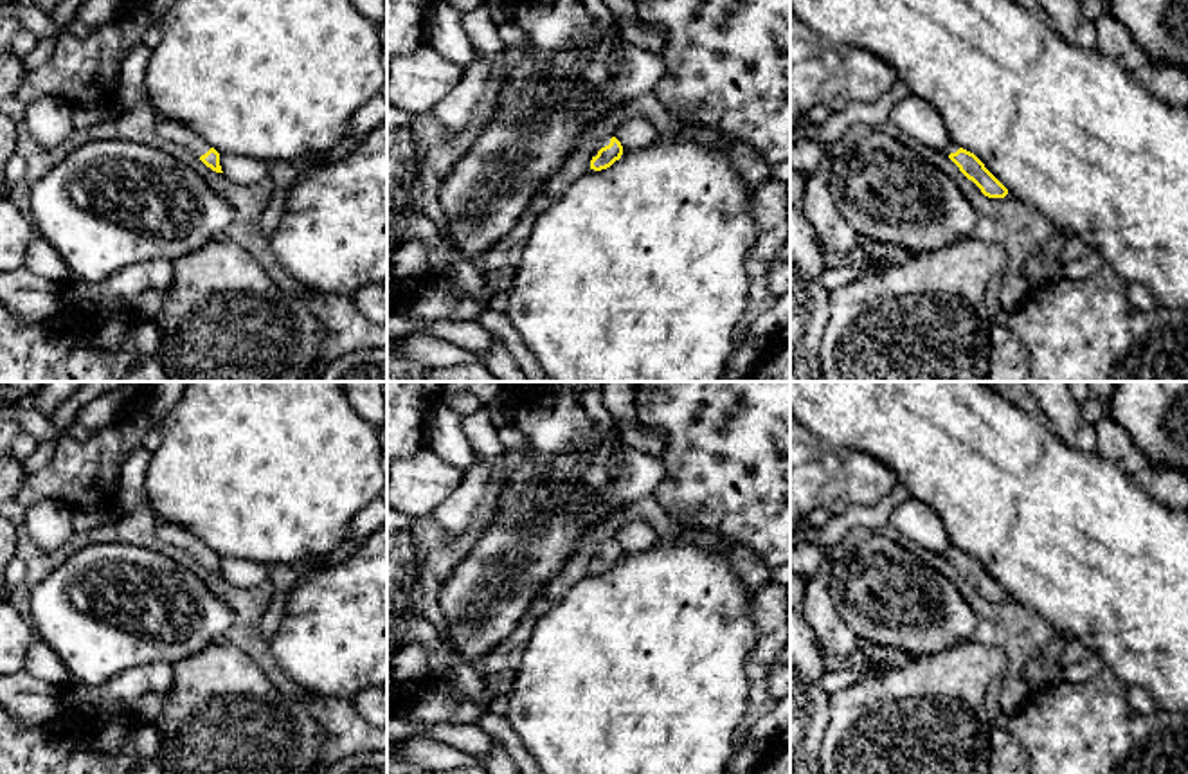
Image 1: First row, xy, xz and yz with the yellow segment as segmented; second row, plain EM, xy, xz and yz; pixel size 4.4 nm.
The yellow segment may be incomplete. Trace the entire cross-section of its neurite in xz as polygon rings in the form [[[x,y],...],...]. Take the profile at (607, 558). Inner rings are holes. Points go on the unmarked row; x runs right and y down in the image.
[[[603,540],[596,547],[596,558],[590,563],[590,572],[601,574],[610,571],[623,558],[623,549],[616,540]]]

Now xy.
[[[157,520],[158,538],[178,547],[193,560],[200,562],[207,571],[216,576],[223,576],[220,569],[220,556],[211,551],[200,538],[185,531],[180,526],[173,526],[162,520]]]

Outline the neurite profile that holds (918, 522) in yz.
[[[911,497],[893,509],[889,526],[923,549],[947,556],[950,540],[941,518],[931,506]]]

